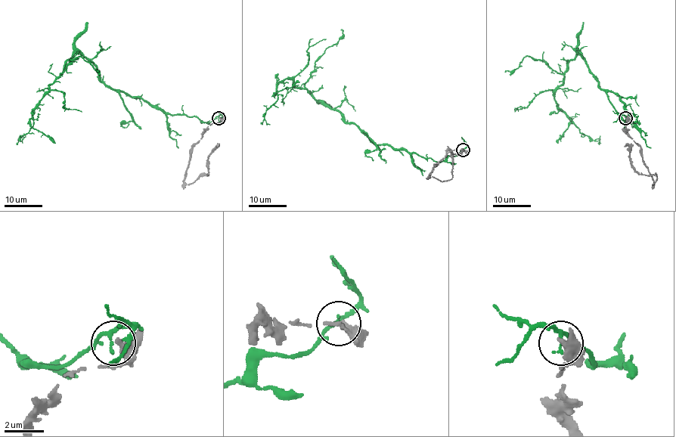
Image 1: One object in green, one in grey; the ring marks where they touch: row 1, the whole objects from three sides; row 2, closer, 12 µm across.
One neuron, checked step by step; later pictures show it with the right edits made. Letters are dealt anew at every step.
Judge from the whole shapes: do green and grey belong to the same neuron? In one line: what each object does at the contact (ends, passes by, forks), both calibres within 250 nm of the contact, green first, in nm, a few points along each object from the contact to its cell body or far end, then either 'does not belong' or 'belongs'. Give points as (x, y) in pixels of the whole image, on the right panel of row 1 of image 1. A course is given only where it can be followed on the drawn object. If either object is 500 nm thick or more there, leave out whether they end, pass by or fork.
green passes by | grey ends | 180/400 nm | green via (626, 118), (634, 122), (637, 116), (600, 87), (578, 54), (555, 92), (556, 105), (598, 144) | grey via (626, 118), (626, 132), (640, 147), (652, 184), (656, 176), (641, 175), (635, 170), (630, 147), (624, 147) | does not belong

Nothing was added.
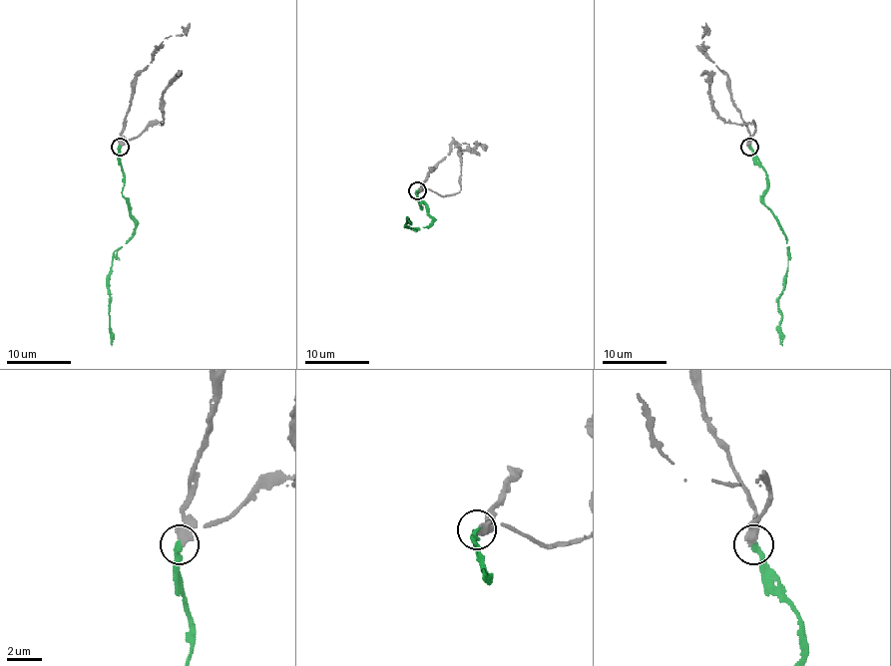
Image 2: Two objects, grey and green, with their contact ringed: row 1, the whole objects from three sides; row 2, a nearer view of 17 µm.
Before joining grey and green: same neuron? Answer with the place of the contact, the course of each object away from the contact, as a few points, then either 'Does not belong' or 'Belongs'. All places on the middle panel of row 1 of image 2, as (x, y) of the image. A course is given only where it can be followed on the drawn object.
Place: (417, 190). Course of grey: (417, 190), (451, 152), (453, 144), (488, 146). Course of green: (417, 190), (422, 206), (419, 204), (424, 203), (432, 217), (429, 225), (409, 228), (406, 219), (409, 222). Belongs

